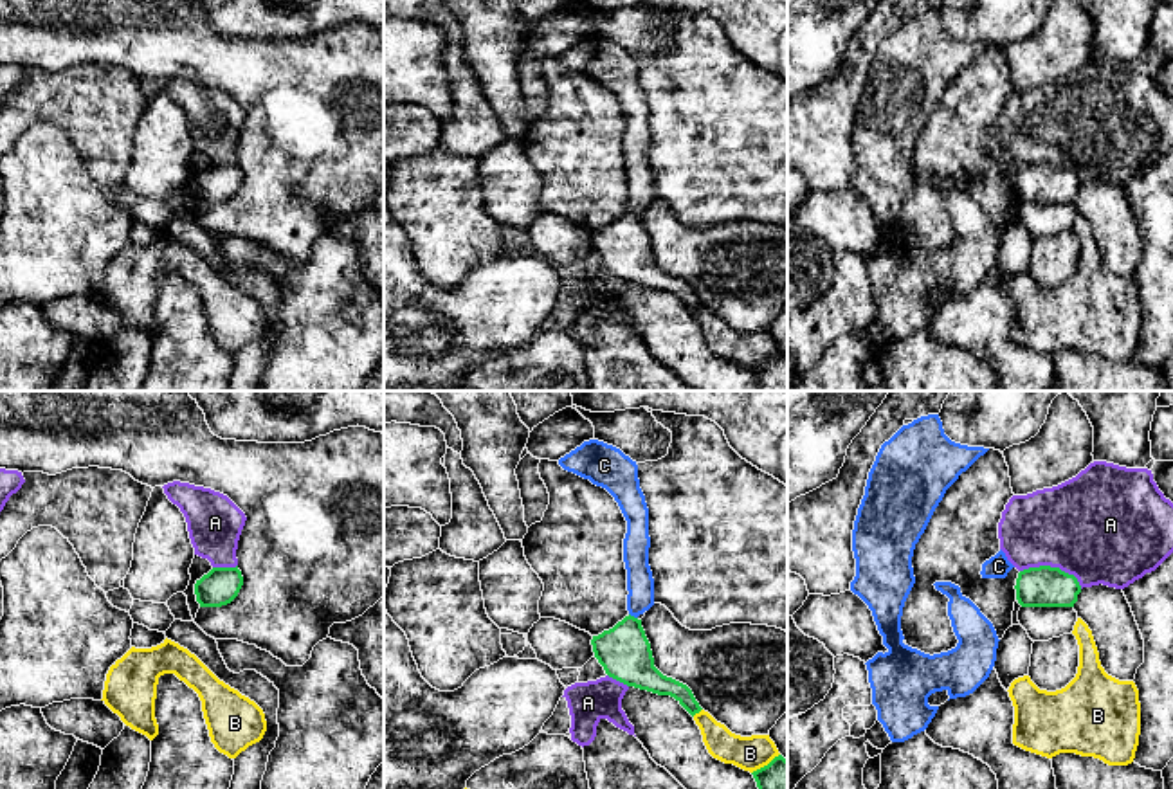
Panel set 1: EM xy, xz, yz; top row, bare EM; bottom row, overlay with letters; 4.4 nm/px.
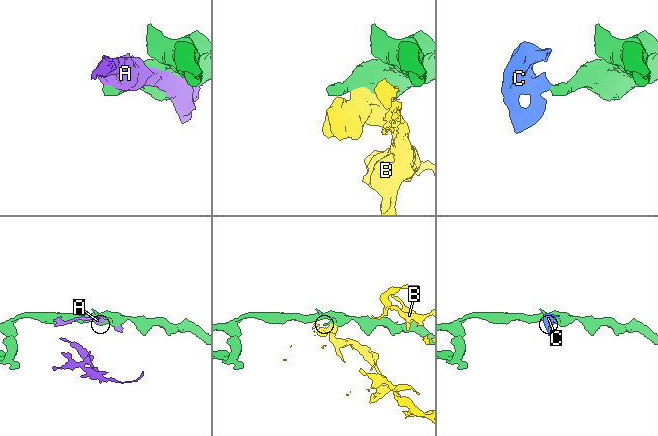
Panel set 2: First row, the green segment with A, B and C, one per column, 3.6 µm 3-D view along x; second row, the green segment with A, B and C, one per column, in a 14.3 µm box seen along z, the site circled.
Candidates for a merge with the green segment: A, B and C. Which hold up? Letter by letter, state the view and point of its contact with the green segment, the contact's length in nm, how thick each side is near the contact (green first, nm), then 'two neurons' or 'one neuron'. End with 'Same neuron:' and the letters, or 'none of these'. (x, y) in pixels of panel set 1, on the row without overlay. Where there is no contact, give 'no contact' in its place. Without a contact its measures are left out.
A: yz (1053, 164) | 300 nm | 180/460 nm | two neurons
B: xz (696, 308) | 60 nm | 110/140 nm | two neurons
C: xz (633, 213) | 50 nm | 240/130 nm | two neurons
Same neuron: none of these

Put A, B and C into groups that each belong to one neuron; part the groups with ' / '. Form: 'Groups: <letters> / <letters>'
Groups: A C / B

